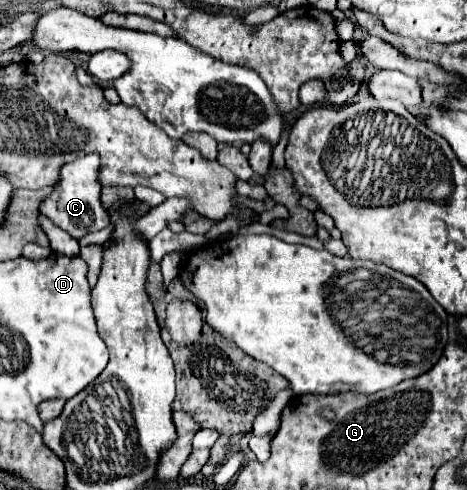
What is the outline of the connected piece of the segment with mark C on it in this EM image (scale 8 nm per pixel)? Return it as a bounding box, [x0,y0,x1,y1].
[41,155,109,239]

